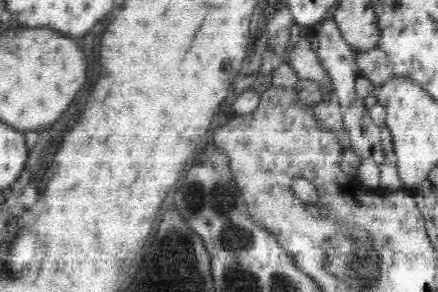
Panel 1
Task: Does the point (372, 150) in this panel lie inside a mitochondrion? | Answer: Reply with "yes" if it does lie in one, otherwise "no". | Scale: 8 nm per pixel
no

